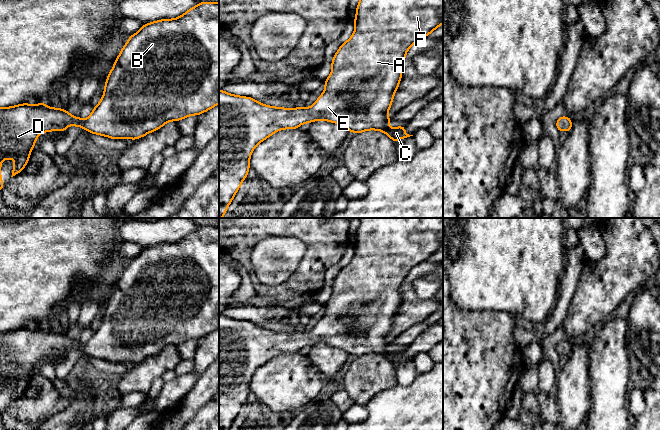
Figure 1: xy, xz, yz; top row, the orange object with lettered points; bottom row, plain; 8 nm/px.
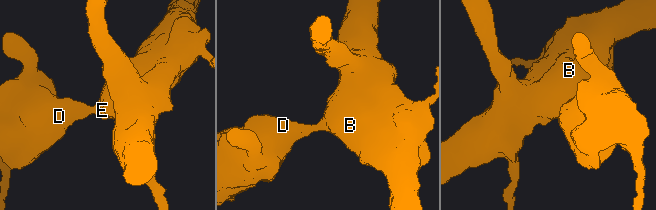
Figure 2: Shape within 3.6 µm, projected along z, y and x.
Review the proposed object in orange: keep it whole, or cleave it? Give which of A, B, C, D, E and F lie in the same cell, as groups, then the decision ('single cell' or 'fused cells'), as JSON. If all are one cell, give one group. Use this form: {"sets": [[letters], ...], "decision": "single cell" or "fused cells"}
{"sets": [["A", "B", "C", "D", "E", "F"]], "decision": "single cell"}

